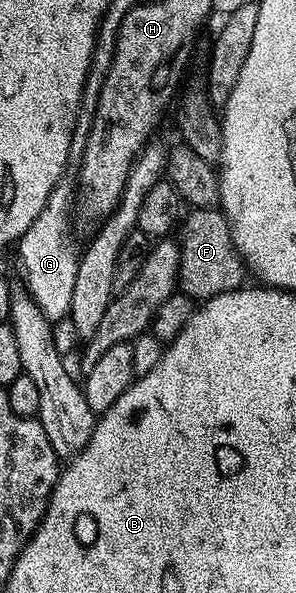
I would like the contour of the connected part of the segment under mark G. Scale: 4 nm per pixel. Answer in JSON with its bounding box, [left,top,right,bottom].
[16,111,93,322]

